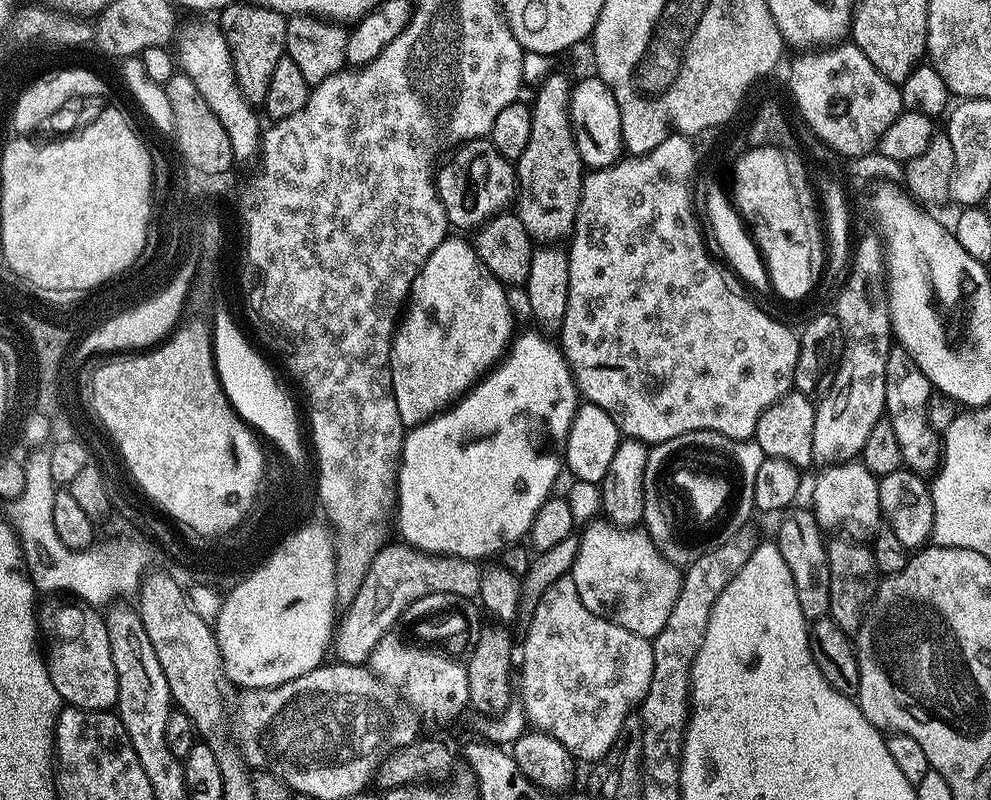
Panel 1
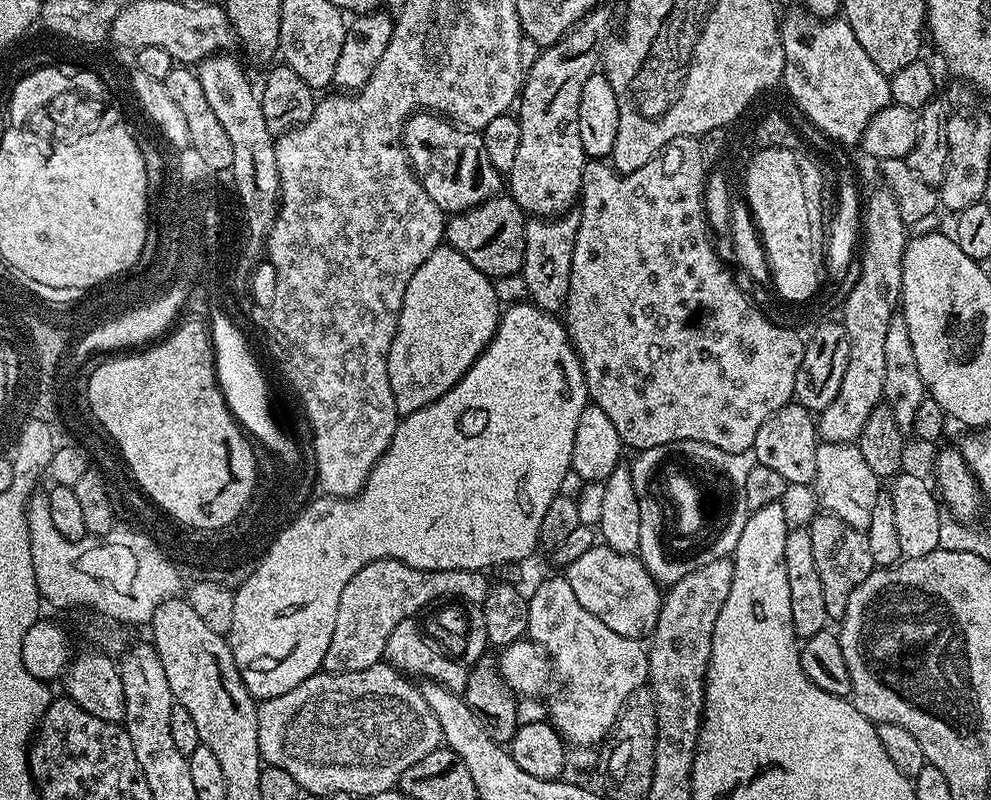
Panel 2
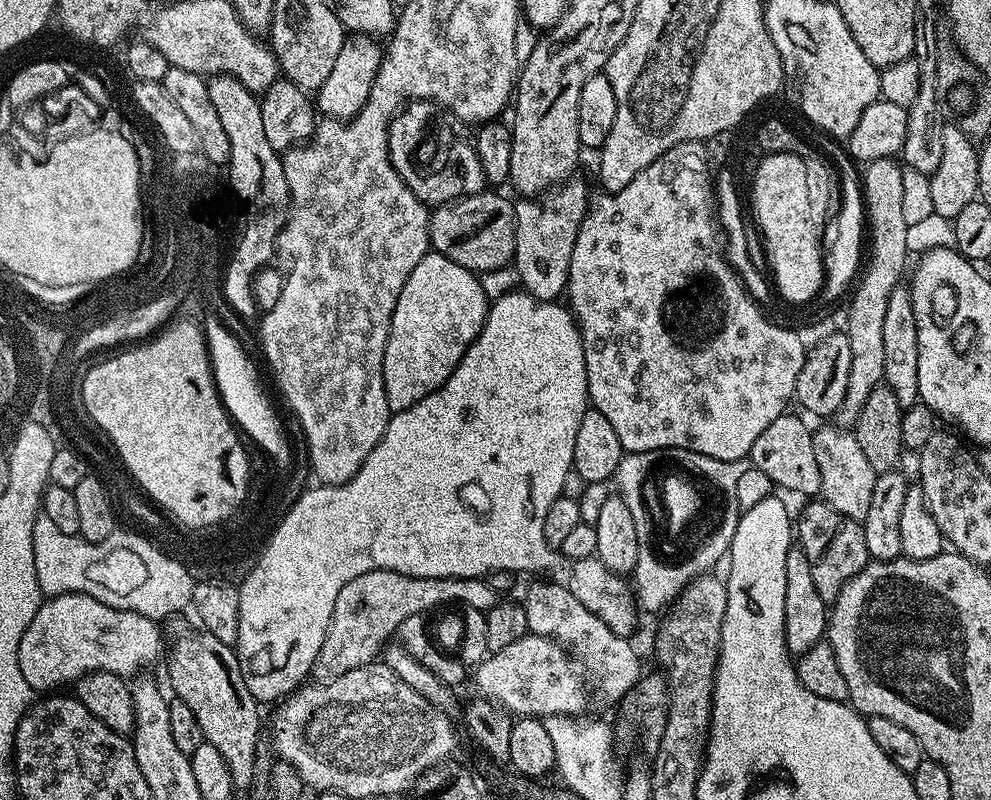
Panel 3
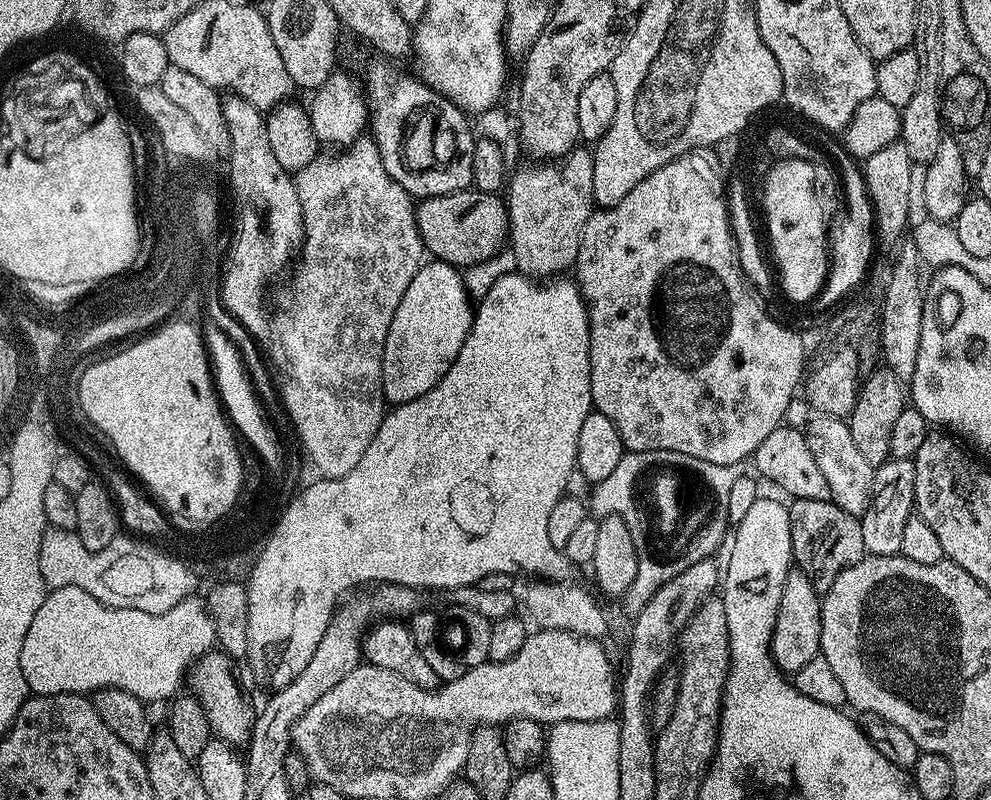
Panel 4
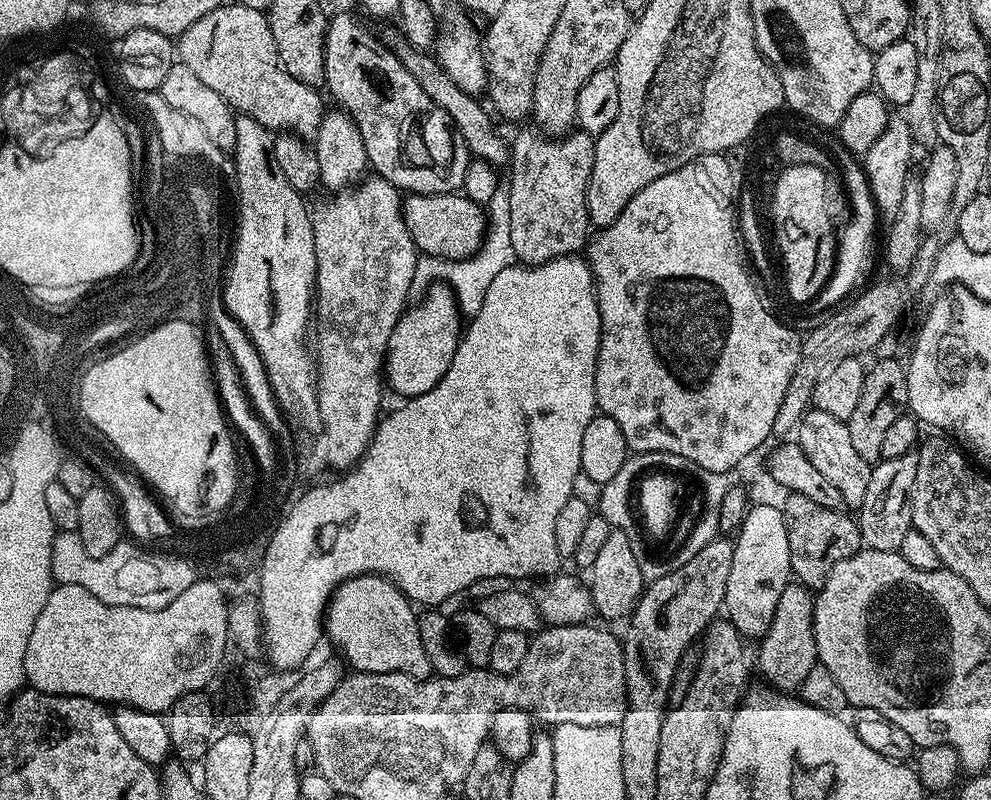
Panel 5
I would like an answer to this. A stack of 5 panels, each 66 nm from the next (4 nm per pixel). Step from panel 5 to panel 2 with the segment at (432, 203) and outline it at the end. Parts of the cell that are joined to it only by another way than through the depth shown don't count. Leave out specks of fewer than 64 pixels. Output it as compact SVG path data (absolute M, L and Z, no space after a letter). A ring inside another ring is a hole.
M497 194L465 212L449 215L444 226L444 240L447 247L458 250L462 258L474 262L474 266L478 266L478 270L482 270L482 274L486 274L493 281L501 280L503 276L518 276L524 271L526 258L526 213L511 196Z

